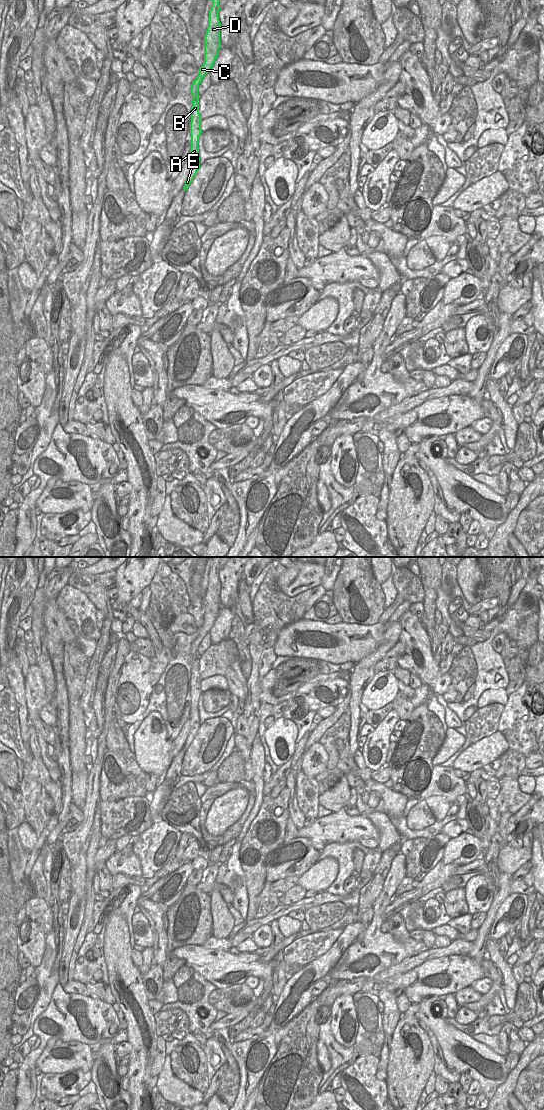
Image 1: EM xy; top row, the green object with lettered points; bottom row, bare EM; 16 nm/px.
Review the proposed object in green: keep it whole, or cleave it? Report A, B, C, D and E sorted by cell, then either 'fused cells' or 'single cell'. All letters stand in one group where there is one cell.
A B E / C D | fused cells

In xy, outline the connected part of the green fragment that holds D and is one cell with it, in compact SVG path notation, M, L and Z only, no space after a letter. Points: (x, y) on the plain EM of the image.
M209 557L212 566L209 570L209 580L206 594L204 596L204 623L199 628L199 634L191 644L192 664L198 660L198 647L205 635L211 630L220 609L220 590L219 580L219 559L220 557Z

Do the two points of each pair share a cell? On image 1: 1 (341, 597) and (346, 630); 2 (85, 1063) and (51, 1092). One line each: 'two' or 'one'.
1: two
2: two

